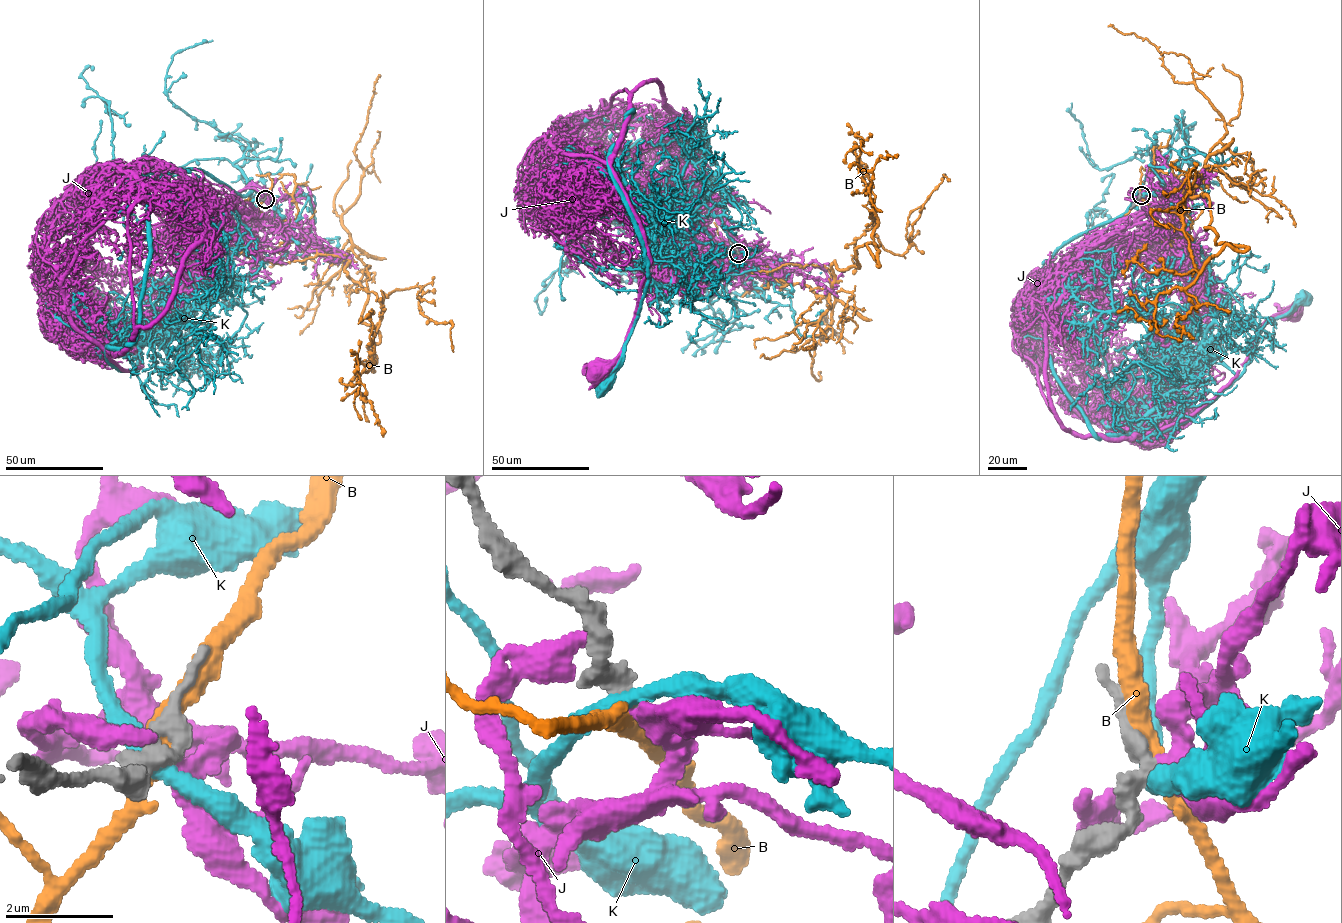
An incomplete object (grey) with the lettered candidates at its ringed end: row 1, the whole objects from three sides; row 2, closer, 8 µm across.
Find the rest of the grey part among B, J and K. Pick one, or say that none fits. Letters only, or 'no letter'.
J

